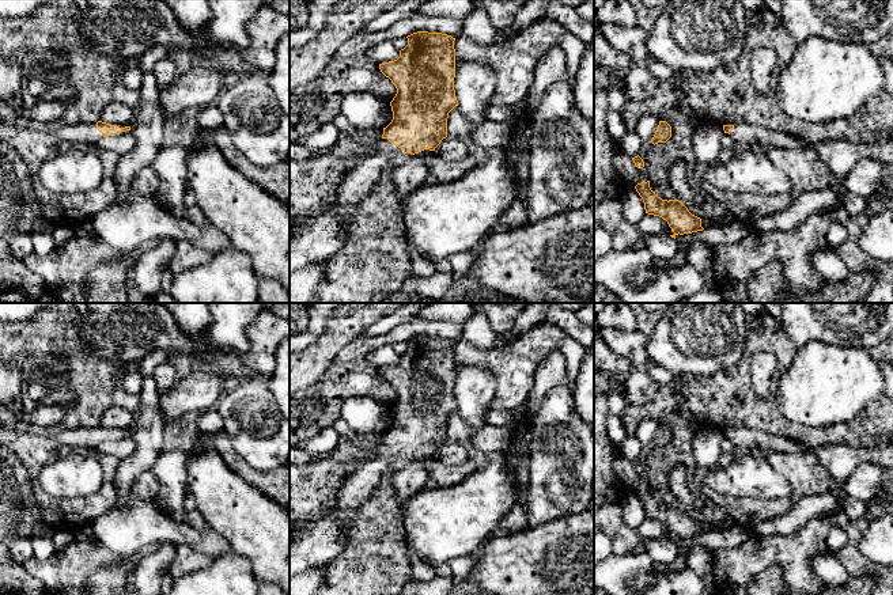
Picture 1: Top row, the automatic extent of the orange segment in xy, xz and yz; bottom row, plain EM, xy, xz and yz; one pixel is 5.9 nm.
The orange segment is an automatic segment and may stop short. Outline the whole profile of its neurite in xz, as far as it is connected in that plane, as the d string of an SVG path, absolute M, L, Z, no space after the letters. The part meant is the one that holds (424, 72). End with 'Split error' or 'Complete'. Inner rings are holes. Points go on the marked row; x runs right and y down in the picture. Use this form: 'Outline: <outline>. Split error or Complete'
Outline: M417 31L406 38L408 45L400 50L397 60L379 64L381 72L397 88L390 102L393 120L383 128L382 139L341 175L334 205L322 215L303 220L290 232L290 274L310 264L332 258L344 246L348 213L370 194L385 171L393 174L412 155L424 149L435 151L447 137L449 113L458 106L454 90L455 38L428 31Z. Split error

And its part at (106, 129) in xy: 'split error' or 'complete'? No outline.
split error

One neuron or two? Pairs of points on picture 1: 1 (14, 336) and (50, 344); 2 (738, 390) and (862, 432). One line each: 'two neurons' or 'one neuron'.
1: one neuron
2: one neuron

